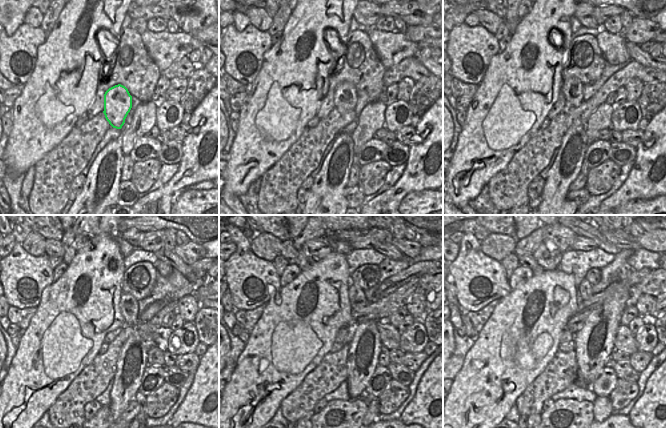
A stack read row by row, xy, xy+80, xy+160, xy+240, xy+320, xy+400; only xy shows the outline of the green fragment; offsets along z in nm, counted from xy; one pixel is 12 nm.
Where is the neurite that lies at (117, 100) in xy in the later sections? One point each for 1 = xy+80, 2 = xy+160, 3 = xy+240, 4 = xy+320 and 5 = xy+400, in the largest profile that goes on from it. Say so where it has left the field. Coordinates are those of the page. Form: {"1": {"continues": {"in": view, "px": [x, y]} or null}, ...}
{"1": {"continues": {"in": "xy+80", "px": [345, 96]}}, "2": {"continues": {"in": "xy+160", "px": [572, 87]}}, "3": {"continues": {"in": "xy+240", "px": [128, 304]}}, "4": {"continues": {"in": "xy+320", "px": [357, 299]}}, "5": {"continues": {"in": "xy+400", "px": [584, 292]}}}

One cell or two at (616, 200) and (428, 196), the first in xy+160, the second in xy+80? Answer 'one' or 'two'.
two

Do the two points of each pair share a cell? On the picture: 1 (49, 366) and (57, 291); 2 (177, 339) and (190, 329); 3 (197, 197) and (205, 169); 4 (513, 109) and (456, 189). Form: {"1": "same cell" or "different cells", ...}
{"1": "same cell", "2": "same cell", "3": "different cells", "4": "same cell"}

